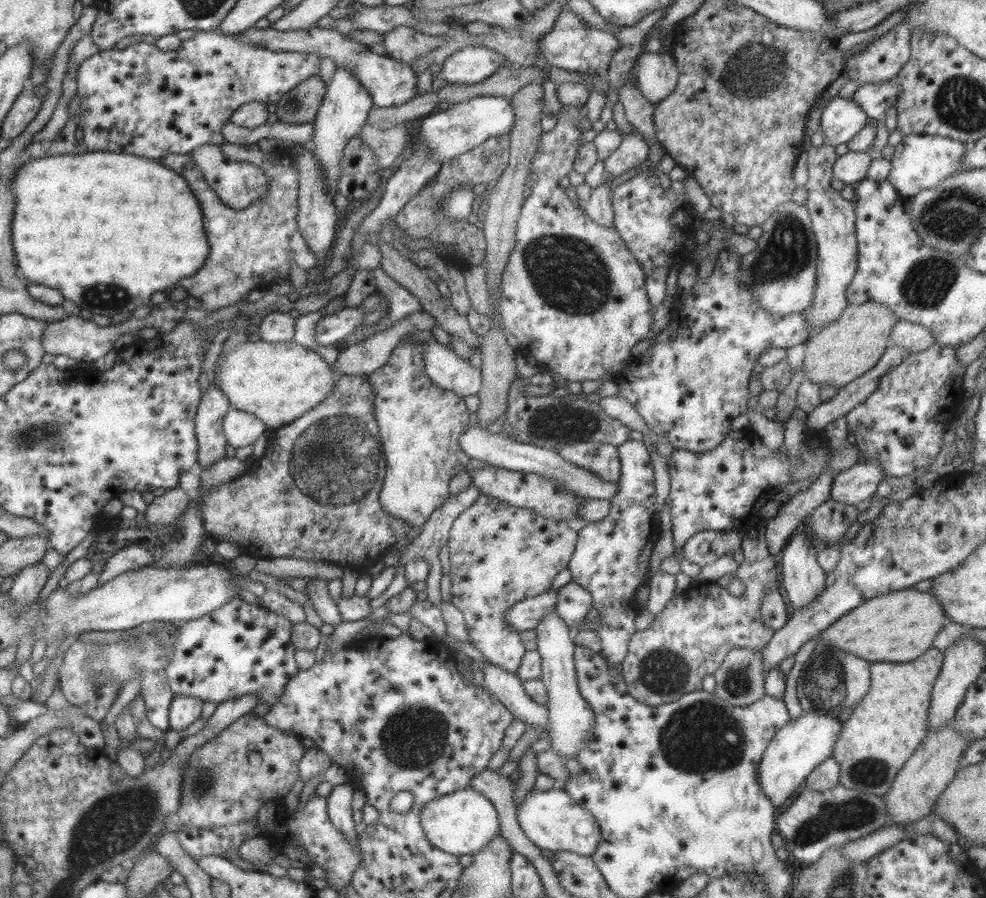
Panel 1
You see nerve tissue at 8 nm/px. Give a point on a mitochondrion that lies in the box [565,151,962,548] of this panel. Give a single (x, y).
(787, 251)

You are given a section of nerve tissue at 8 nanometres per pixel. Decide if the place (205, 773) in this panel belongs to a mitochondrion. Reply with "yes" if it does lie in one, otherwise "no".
yes

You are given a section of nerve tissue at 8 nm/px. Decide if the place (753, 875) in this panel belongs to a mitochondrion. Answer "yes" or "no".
no

